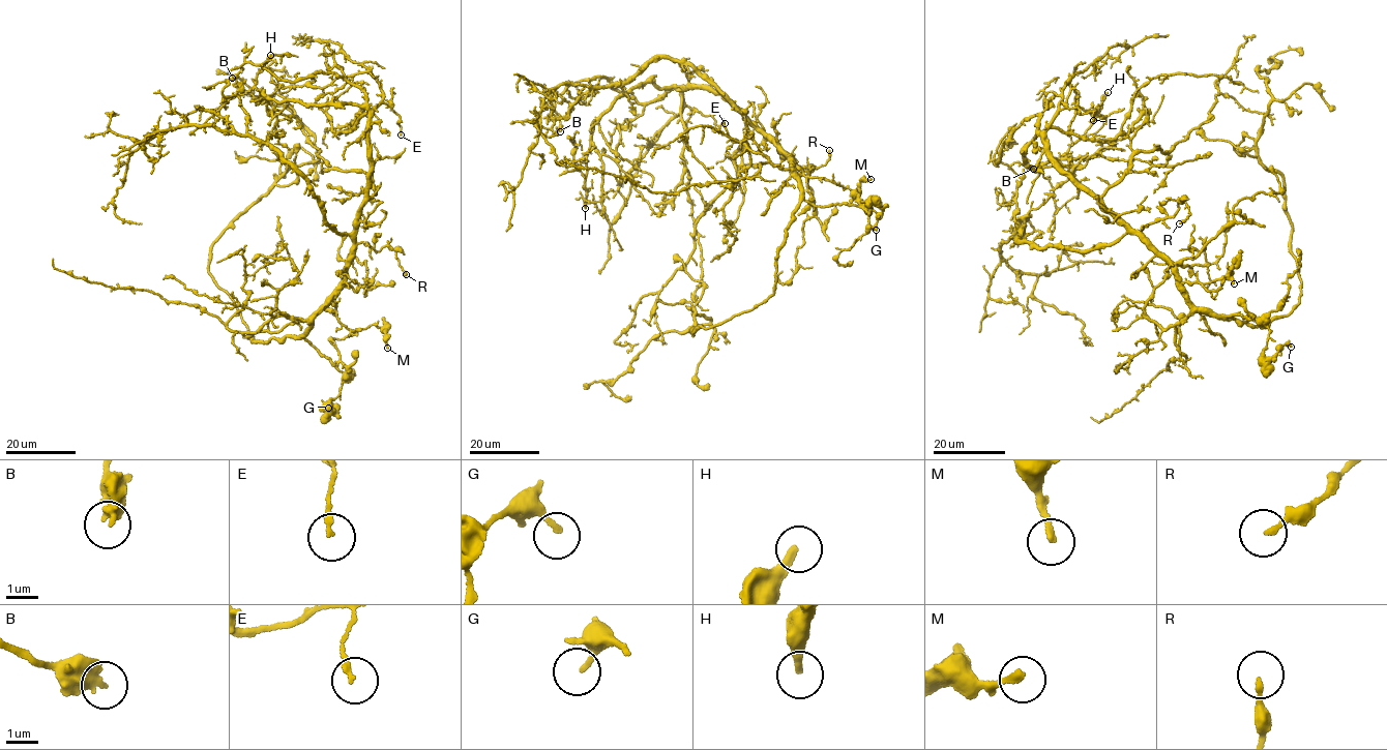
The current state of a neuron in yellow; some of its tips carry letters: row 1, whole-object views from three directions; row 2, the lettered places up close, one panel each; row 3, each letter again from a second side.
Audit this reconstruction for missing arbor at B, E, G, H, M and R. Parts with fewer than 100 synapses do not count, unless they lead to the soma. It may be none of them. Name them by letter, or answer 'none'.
none

